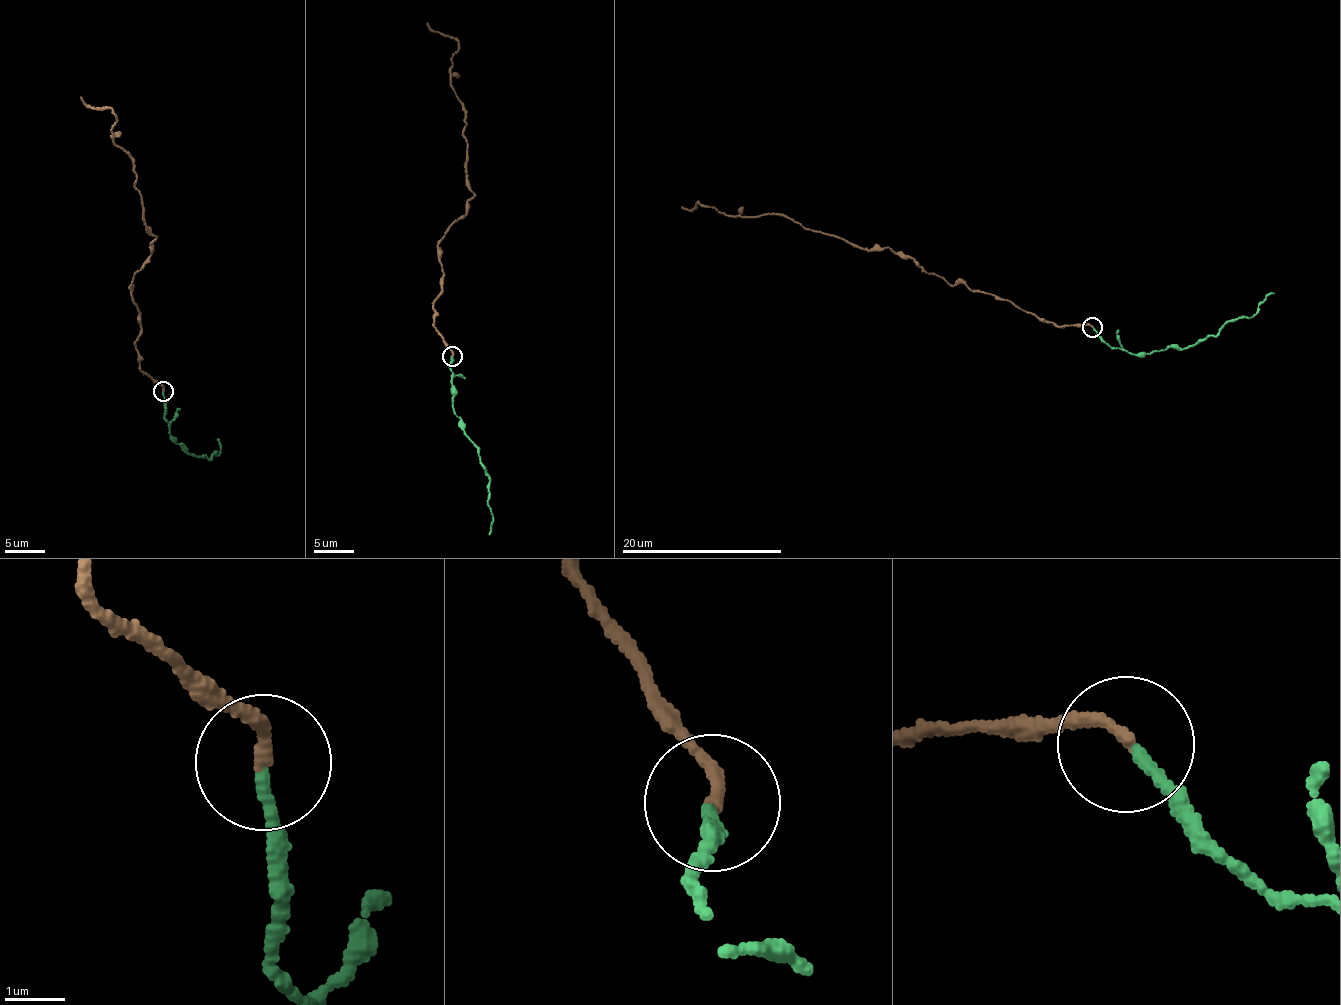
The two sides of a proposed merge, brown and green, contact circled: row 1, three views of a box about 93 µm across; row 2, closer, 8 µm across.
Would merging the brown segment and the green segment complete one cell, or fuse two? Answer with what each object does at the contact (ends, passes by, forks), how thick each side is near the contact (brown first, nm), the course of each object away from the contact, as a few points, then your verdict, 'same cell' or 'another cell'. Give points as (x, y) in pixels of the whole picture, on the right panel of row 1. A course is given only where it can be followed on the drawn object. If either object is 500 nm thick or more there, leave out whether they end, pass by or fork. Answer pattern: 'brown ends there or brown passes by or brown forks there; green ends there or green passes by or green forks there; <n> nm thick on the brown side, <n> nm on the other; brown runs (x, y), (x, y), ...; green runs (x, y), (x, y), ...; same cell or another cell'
brown ends there; green ends there; 200 nm thick on the brown side, 180 nm on the other; brown runs (1091, 327), (1040, 321), (960, 282), (948, 284), (911, 256), (860, 249), (782, 216), (681, 206); green runs (1093, 327), (1111, 347), (1129, 353), (1186, 348), (1216, 335), (1225, 323), (1253, 315), (1263, 299), (1273, 293); same cell

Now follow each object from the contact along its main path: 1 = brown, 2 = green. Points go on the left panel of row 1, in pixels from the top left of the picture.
1: (163, 390), (140, 369), (129, 285), (155, 237), (132, 159), (113, 143), (114, 114), (80, 96)
2: (164, 391), (165, 418), (175, 443), (181, 443), (187, 453), (208, 458), (218, 455), (221, 443), (216, 439)

